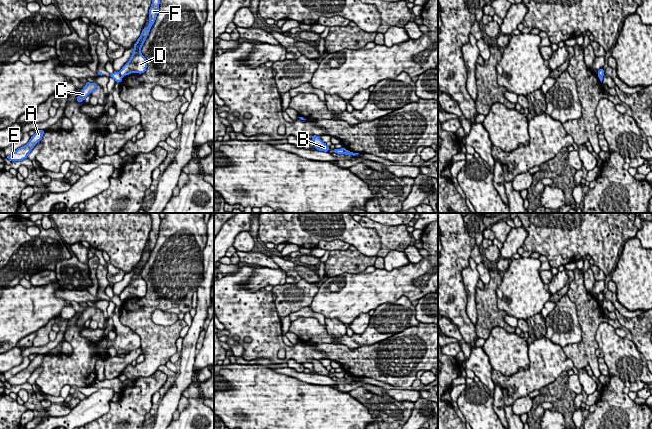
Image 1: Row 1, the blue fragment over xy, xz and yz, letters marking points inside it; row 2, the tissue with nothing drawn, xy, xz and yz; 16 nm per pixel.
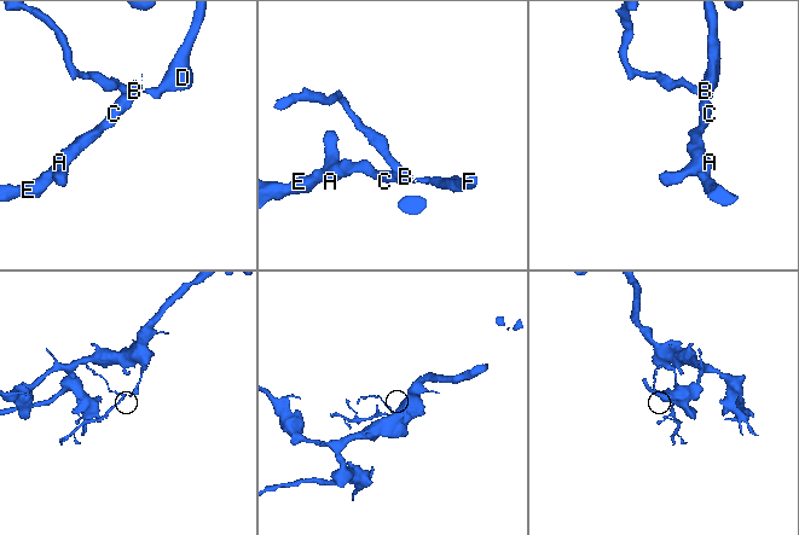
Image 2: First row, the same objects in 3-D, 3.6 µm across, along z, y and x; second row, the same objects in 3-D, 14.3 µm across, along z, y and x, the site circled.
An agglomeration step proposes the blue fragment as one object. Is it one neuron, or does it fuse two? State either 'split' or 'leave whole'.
split

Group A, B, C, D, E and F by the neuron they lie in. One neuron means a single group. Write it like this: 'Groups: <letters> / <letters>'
Groups: A B C E / D F

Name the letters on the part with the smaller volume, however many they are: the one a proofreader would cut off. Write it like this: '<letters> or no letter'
A, B, C, E

